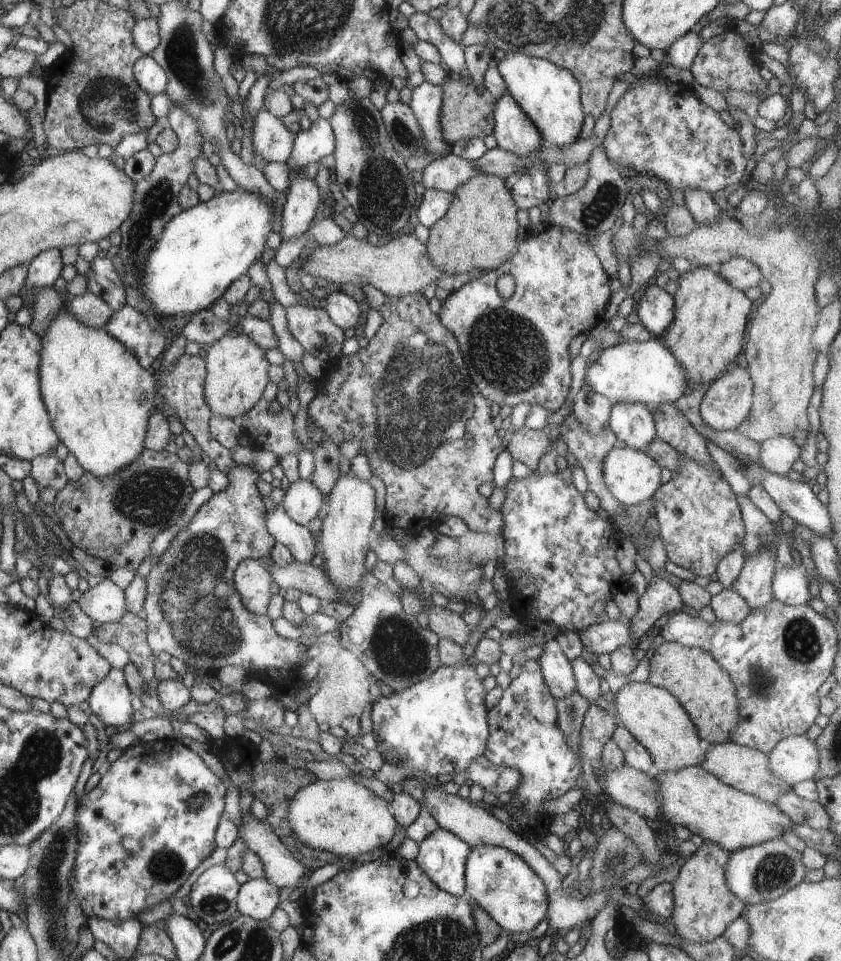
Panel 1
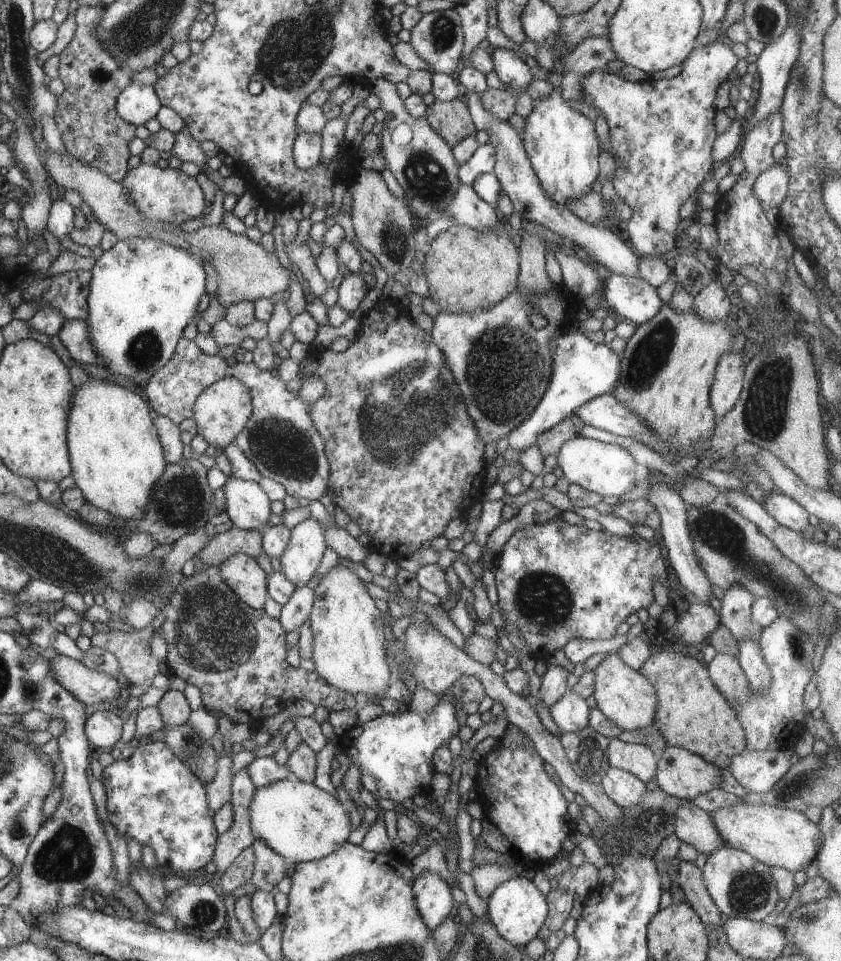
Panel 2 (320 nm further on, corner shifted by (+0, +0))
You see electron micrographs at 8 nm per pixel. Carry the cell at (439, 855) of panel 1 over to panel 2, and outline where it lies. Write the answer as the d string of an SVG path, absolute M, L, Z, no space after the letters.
M421 873L413 882L413 893L418 914L428 930L436 930L454 913L457 903L448 884L438 874Z

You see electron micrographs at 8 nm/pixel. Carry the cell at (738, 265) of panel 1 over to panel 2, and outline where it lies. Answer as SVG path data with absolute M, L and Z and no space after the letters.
M713 280L694 297L691 310L708 322L726 320L730 314L730 300L726 297L729 293Z

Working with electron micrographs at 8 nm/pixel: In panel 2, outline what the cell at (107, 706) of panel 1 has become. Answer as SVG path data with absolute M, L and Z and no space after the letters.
M97 711L87 718L85 730L93 751L114 747L122 736L122 720L116 712Z

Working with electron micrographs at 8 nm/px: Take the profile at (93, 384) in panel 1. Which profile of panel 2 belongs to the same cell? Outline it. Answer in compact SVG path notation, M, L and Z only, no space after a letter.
M90 377L82 388L76 390L68 415L67 445L71 475L86 502L128 521L139 521L143 517L152 489L167 468L166 452L154 425L148 404L138 394L128 392L118 384L106 384Z

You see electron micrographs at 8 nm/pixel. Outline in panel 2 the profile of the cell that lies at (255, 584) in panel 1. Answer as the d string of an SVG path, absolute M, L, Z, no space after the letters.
M235 554L217 565L226 586L253 609L262 609L268 598L267 574L255 558Z

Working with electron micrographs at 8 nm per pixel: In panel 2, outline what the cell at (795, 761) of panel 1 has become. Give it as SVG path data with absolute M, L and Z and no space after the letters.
M793 749L744 752L732 758L730 774L748 793L765 793L774 788L790 766Z

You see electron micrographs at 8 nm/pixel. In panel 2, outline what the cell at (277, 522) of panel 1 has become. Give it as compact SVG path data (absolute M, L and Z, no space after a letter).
M231 476L224 485L224 494L227 504L226 514L234 527L258 531L272 514L271 501L257 482Z

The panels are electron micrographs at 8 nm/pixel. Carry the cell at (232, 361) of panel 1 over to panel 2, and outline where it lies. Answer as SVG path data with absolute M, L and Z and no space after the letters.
M228 377L211 384L202 391L193 404L193 419L197 434L209 445L225 449L244 430L252 412L251 392L238 379Z

